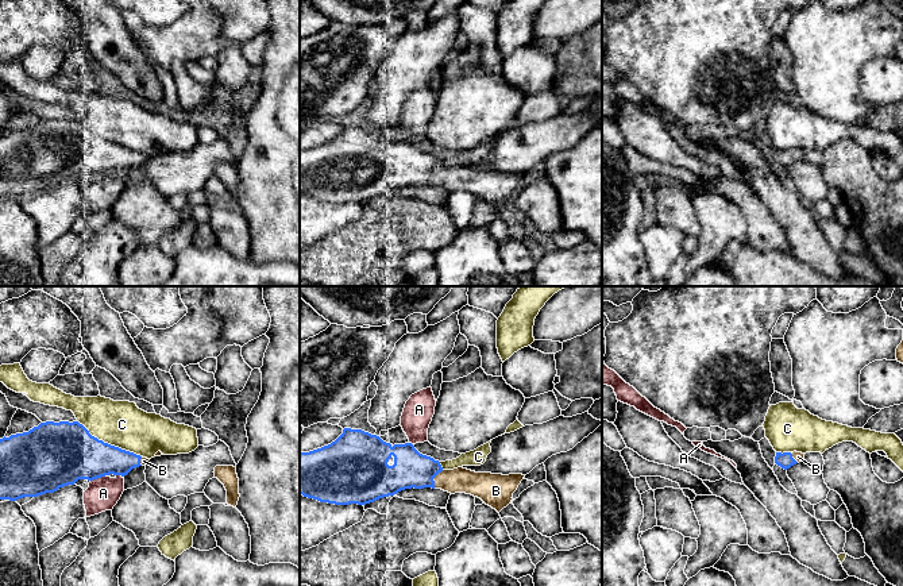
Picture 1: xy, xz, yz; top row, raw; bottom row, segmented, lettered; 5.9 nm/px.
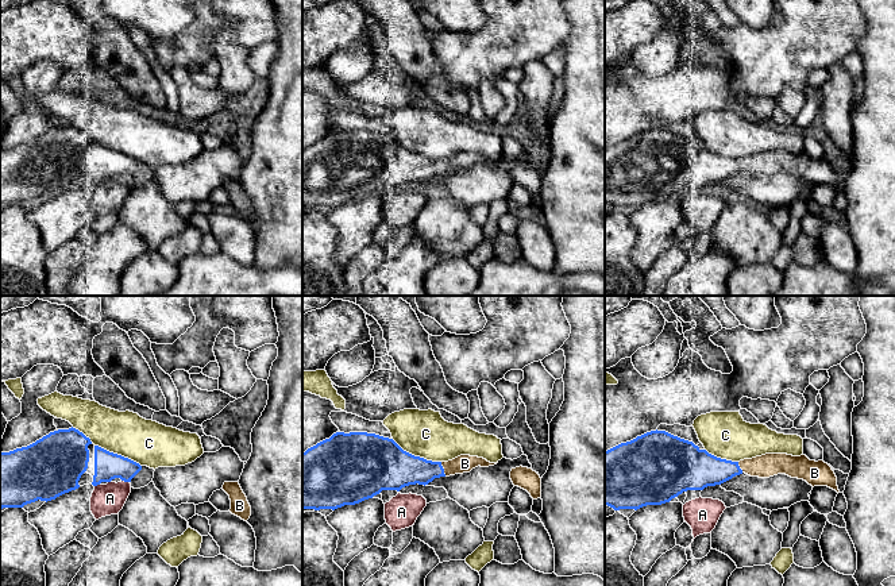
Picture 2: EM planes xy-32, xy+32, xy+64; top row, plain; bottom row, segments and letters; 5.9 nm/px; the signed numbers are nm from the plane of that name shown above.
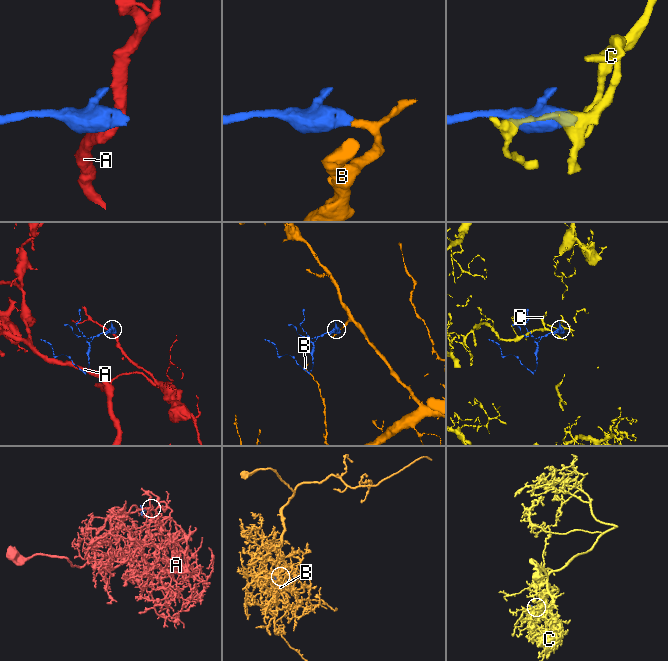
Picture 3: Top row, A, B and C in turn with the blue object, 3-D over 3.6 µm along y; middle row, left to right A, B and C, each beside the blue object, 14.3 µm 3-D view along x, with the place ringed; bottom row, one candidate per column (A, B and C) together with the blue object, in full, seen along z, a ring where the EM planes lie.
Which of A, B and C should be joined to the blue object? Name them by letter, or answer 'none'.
B

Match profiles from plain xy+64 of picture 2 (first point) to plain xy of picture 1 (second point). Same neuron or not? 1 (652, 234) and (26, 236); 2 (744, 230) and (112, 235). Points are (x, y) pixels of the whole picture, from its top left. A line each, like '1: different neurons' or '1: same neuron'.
1: different neurons
2: different neurons

